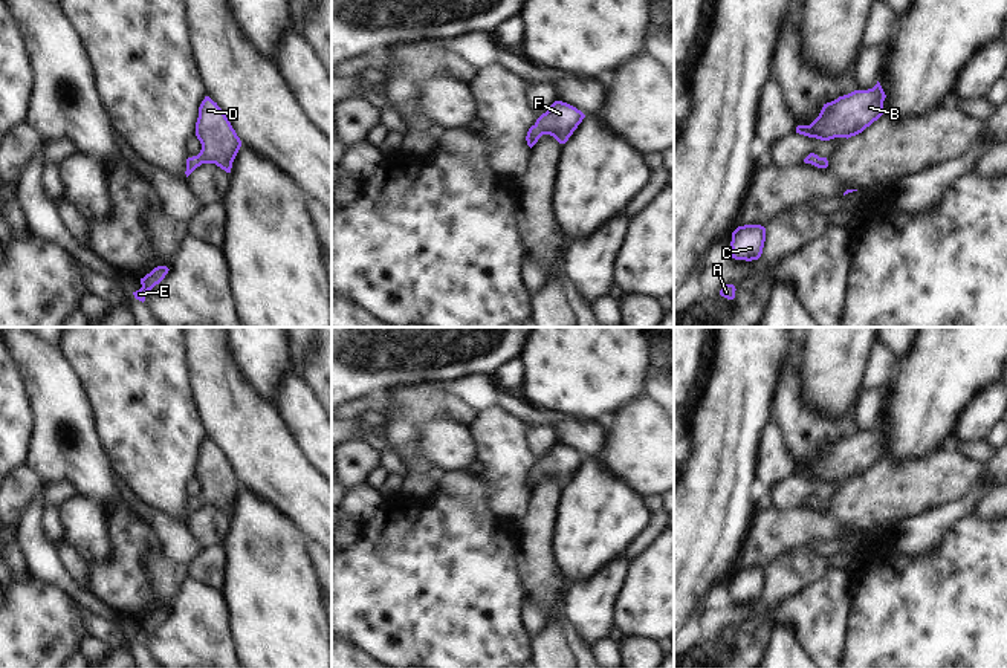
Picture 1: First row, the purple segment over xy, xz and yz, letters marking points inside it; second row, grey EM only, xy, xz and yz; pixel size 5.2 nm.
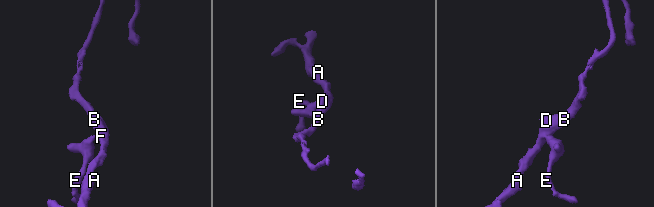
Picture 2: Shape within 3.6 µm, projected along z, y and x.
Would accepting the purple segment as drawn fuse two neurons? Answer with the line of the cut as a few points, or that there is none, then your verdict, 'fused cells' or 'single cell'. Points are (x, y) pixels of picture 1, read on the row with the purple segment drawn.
no cut | single cell

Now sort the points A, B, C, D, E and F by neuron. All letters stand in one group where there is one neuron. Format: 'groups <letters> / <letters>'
groups A B C D E F

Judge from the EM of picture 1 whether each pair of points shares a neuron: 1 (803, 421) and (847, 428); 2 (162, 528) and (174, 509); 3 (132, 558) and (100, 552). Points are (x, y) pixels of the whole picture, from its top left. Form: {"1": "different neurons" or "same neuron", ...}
{"1": "same neuron", "2": "different neurons", "3": "different neurons"}

